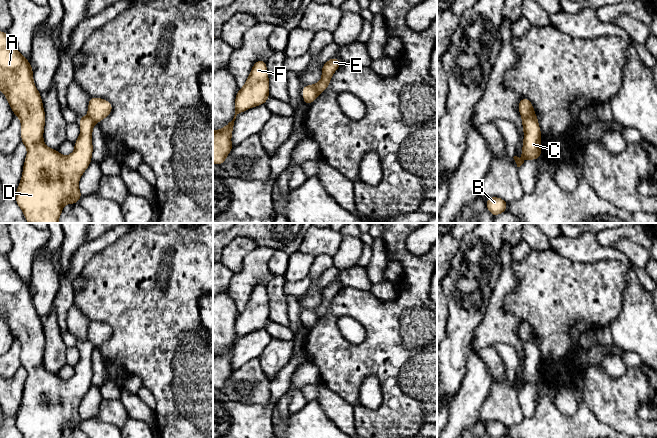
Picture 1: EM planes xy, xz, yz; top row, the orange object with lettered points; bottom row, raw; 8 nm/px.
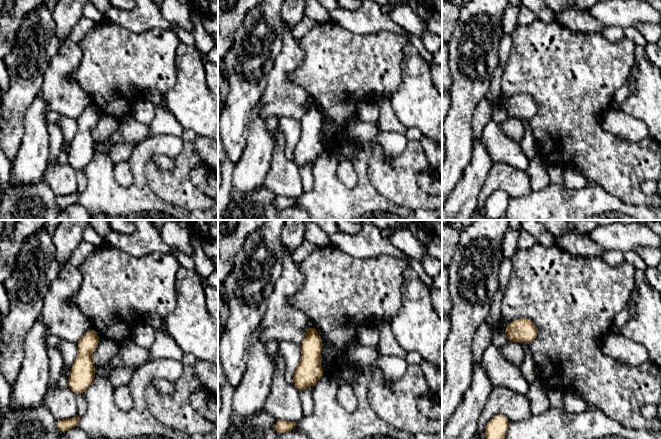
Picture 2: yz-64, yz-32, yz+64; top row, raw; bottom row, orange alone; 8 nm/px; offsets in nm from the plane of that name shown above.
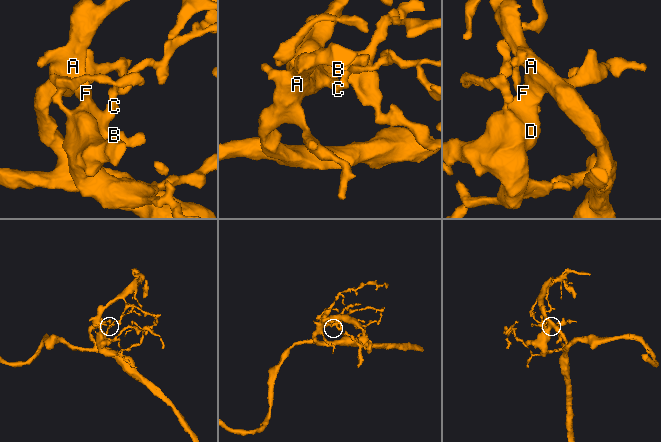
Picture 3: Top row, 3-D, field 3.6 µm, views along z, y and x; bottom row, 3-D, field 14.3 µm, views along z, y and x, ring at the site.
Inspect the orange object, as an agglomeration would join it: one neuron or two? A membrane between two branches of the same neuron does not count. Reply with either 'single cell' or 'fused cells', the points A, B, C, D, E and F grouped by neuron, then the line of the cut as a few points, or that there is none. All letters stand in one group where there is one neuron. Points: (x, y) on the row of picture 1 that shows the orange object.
fused cells | A B C D F / E | yz (533, 111), (522, 119)

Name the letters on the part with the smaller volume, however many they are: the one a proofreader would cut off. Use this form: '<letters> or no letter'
E

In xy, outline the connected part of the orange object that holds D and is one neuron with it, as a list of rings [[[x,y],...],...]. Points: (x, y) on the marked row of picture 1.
[[[0,31],[0,91],[6,95],[11,110],[21,121],[21,141],[27,147],[21,181],[15,191],[16,203],[29,223],[58,223],[63,206],[78,204],[83,196],[78,183],[92,161],[92,130],[95,121],[89,116],[78,119],[81,132],[74,142],[75,150],[69,156],[48,148],[43,140],[45,111],[41,94],[35,87],[33,69],[11,43],[8,33],[3,31]]]

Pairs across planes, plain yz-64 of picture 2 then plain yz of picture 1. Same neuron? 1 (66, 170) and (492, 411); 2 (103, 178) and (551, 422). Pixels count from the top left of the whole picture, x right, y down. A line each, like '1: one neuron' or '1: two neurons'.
1: one neuron
2: one neuron

